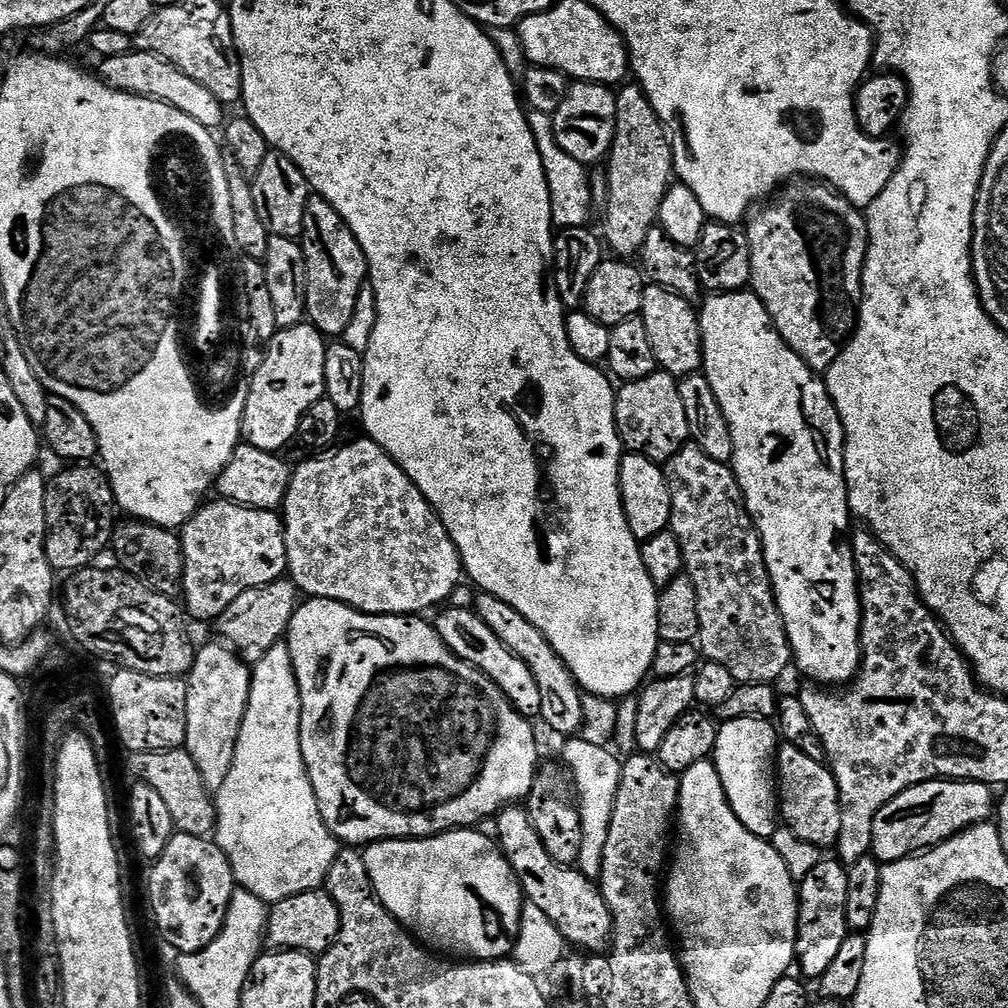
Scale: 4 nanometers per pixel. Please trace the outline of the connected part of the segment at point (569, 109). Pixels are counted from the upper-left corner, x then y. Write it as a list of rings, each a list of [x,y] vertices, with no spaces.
[[[589,80],[569,83],[566,99],[552,115],[554,138],[558,146],[572,159],[592,166],[605,159],[612,150],[616,133],[616,92],[609,85]]]

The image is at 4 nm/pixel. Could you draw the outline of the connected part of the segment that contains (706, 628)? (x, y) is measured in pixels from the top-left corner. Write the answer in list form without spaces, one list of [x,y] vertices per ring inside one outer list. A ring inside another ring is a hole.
[[[691,442],[684,445],[678,454],[674,454],[667,464],[663,465],[664,473],[670,486],[670,498],[672,499],[672,522],[670,531],[678,538],[678,546],[682,546],[682,558],[684,559],[684,572],[694,582],[694,590],[698,590],[698,622],[700,623],[700,635],[698,647],[705,661],[726,666],[730,674],[734,674],[737,685],[741,684],[772,684],[787,670],[788,664],[793,663],[792,647],[786,634],[786,626],[782,614],[776,605],[776,596],[772,592],[772,579],[768,573],[768,567],[764,561],[764,547],[760,541],[760,531],[752,520],[752,515],[744,505],[744,495],[736,481],[736,474],[729,465],[722,462],[714,462],[710,454],[706,454],[696,444]]]

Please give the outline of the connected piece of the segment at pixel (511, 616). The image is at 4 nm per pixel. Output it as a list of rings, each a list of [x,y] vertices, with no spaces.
[[[480,592],[478,598],[480,598],[478,611],[482,622],[486,622],[486,626],[490,626],[494,634],[498,634],[498,638],[507,648],[530,666],[538,682],[538,690],[542,690],[542,710],[539,719],[545,720],[560,738],[575,737],[583,726],[583,698],[582,689],[572,677],[572,671],[564,665],[564,660],[556,653],[554,646],[550,646],[542,630],[538,630],[538,626],[534,626],[530,618],[518,614],[518,610],[510,606],[510,602],[502,602],[502,598],[489,592]]]

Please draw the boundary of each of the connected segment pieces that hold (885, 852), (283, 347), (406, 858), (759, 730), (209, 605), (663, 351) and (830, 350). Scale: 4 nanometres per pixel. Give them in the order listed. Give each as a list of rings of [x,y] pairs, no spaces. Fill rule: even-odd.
[[[927,780],[906,789],[898,798],[891,800],[874,818],[874,842],[872,852],[877,860],[891,862],[893,860],[907,860],[929,848],[946,842],[957,832],[965,832],[976,824],[991,821],[994,816],[993,789],[987,784],[979,784],[977,780]]]
[[[305,322],[294,326],[293,328],[281,328],[277,331],[276,335],[272,337],[271,340],[267,341],[266,348],[268,348],[268,353],[264,356],[264,361],[256,368],[256,373],[250,376],[250,383],[248,386],[248,396],[244,399],[244,423],[242,425],[243,435],[246,437],[247,443],[253,444],[258,450],[263,452],[275,452],[279,453],[280,448],[287,446],[291,440],[295,441],[297,439],[298,433],[300,431],[300,423],[302,418],[306,414],[306,410],[310,410],[310,406],[314,406],[314,402],[325,399],[324,387],[326,386],[326,350],[328,349],[328,344],[326,343],[326,337],[324,333],[319,332],[314,325],[310,322]]]
[[[453,830],[442,832],[438,836],[427,838],[413,838],[410,840],[380,840],[377,844],[369,844],[363,849],[362,855],[366,862],[366,870],[370,874],[372,888],[376,897],[384,903],[384,909],[392,913],[392,917],[399,920],[405,928],[411,930],[421,941],[432,940],[437,936],[444,944],[457,948],[460,952],[469,952],[469,957],[480,962],[491,962],[505,959],[513,951],[517,936],[520,935],[520,915],[524,912],[526,897],[520,887],[520,882],[512,869],[508,857],[500,851],[497,841],[491,835],[483,836],[480,830]]]
[[[747,716],[719,725],[714,763],[722,778],[726,798],[742,826],[756,836],[771,838],[778,827],[778,781],[776,754],[778,728],[772,720]]]
[[[216,498],[213,504],[207,504],[197,508],[196,515],[184,523],[179,533],[184,547],[182,604],[189,617],[192,615],[196,620],[216,622],[227,612],[230,602],[234,602],[238,594],[246,594],[246,590],[266,586],[288,572],[288,547],[284,537],[284,521],[275,511],[247,508],[223,498]]]
[[[649,283],[644,290],[639,317],[648,331],[656,363],[663,371],[669,372],[671,376],[683,378],[695,376],[703,369],[704,343],[700,318],[693,301],[666,290],[661,284]]]
[[[800,178],[781,187],[775,199],[764,207],[746,224],[752,255],[751,291],[756,293],[772,315],[778,334],[787,342],[790,350],[794,350],[794,354],[798,354],[798,358],[802,358],[802,362],[806,362],[806,366],[813,372],[827,373],[828,367],[839,358],[840,351],[844,349],[844,331],[848,324],[849,328],[855,325],[860,315],[864,260],[868,256],[869,246],[865,213],[855,208],[836,189],[812,178]]]

